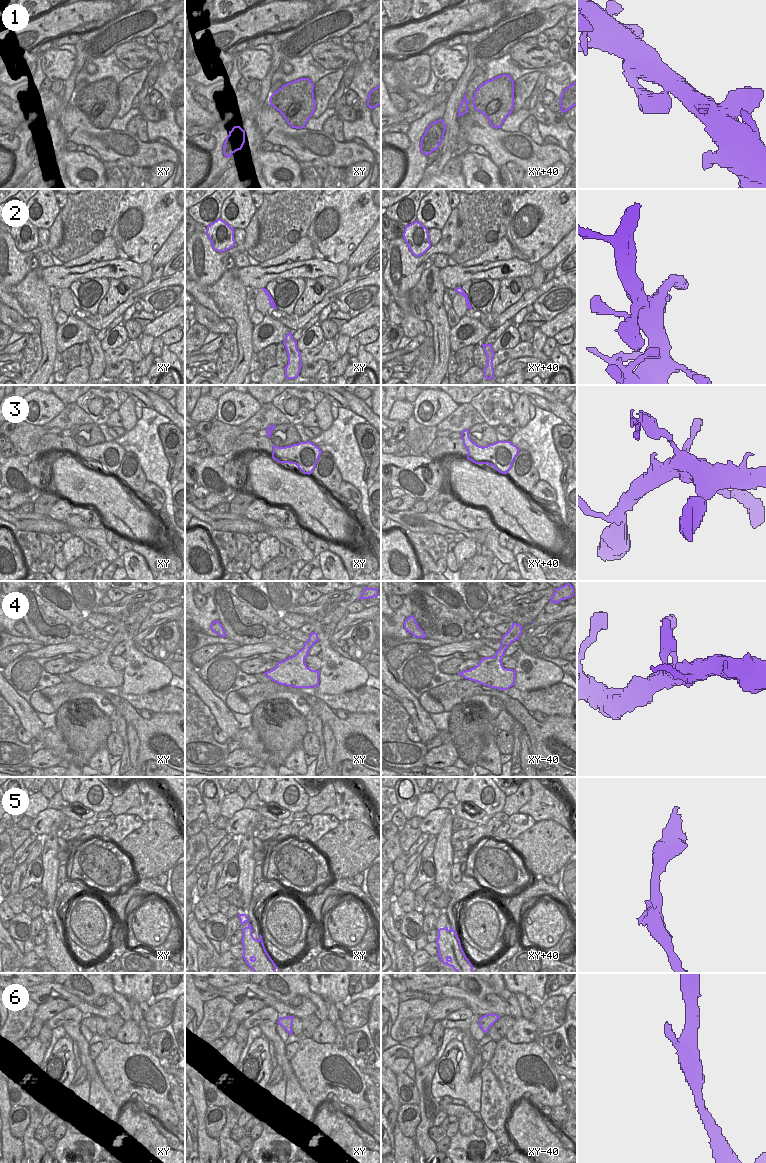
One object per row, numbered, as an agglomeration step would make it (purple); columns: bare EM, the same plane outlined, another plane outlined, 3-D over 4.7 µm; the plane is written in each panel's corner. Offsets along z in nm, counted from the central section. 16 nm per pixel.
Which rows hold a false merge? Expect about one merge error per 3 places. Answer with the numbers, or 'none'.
3, 5

